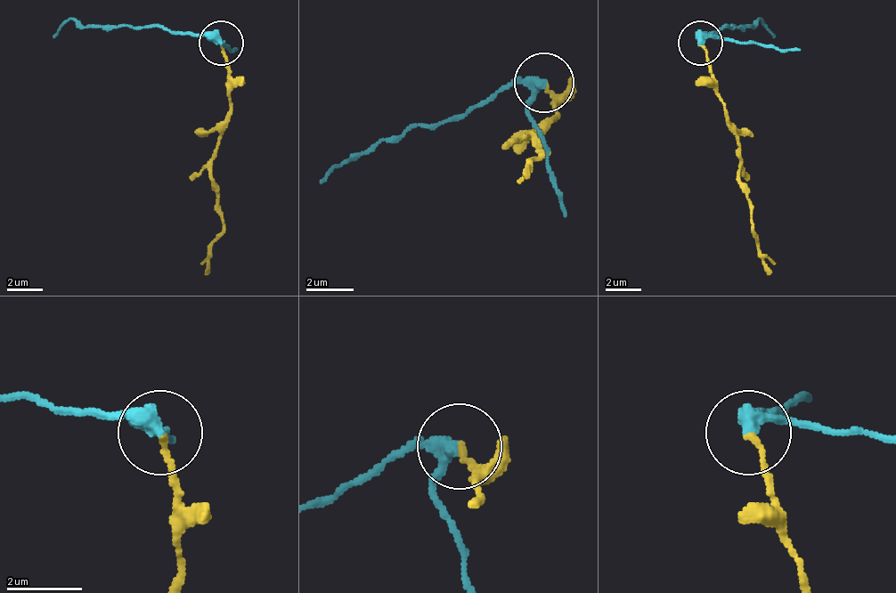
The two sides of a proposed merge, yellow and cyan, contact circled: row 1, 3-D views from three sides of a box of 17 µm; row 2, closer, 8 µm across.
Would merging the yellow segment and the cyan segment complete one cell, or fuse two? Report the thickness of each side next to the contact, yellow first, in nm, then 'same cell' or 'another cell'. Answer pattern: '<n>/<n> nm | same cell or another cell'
150/360 nm | another cell

